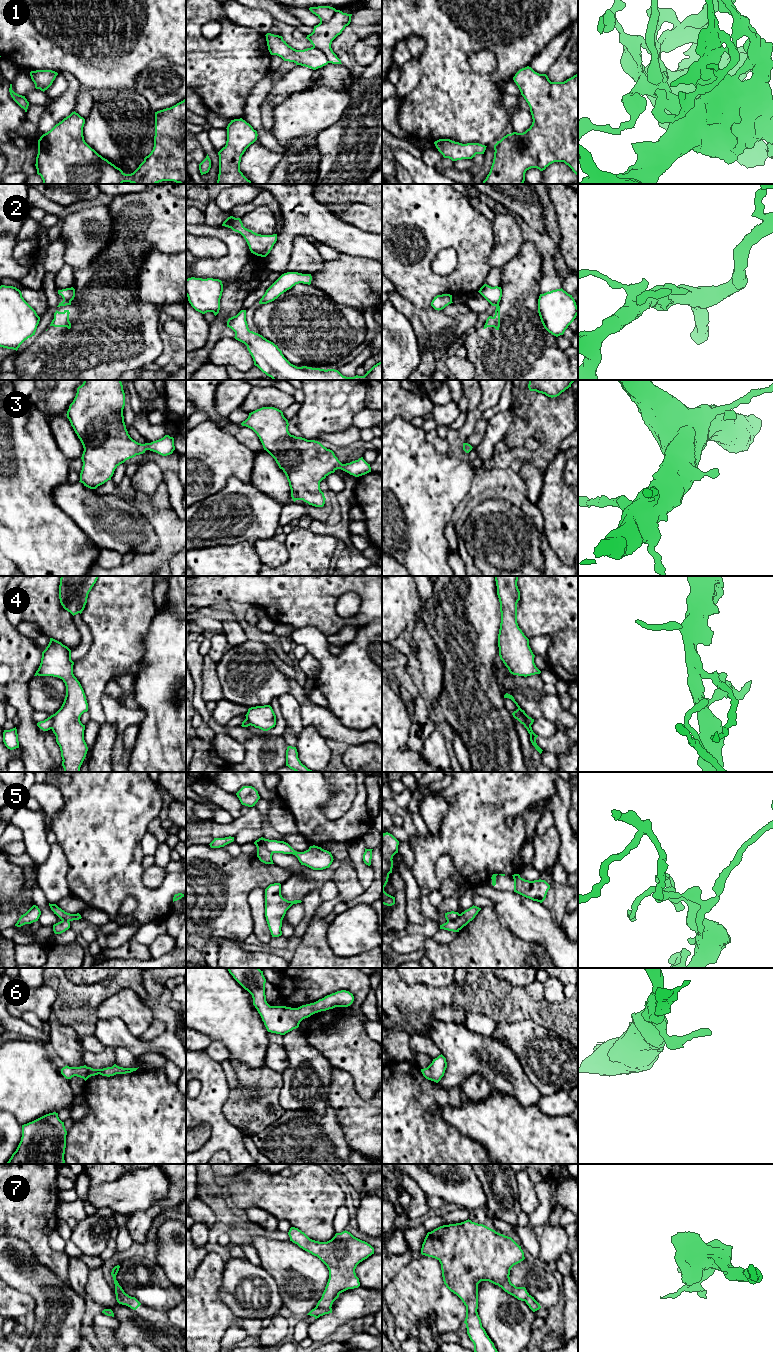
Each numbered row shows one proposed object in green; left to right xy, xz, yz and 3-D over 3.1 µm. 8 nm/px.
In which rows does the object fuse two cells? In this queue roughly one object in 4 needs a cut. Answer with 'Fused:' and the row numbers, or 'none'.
Fused: 2, 4, 5, 7

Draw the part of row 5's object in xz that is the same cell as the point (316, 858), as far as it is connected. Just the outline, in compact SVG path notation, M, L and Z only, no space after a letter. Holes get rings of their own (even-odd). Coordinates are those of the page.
M261 838L263 839L264 847L270 852L293 854L298 858L301 865L305 865L313 870L329 868L334 860L331 852L315 845L310 846L309 849L304 852L297 852L284 841Z

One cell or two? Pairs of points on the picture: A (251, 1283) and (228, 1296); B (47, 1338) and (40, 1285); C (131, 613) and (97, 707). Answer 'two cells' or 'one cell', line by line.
A: one cell
B: one cell
C: one cell

